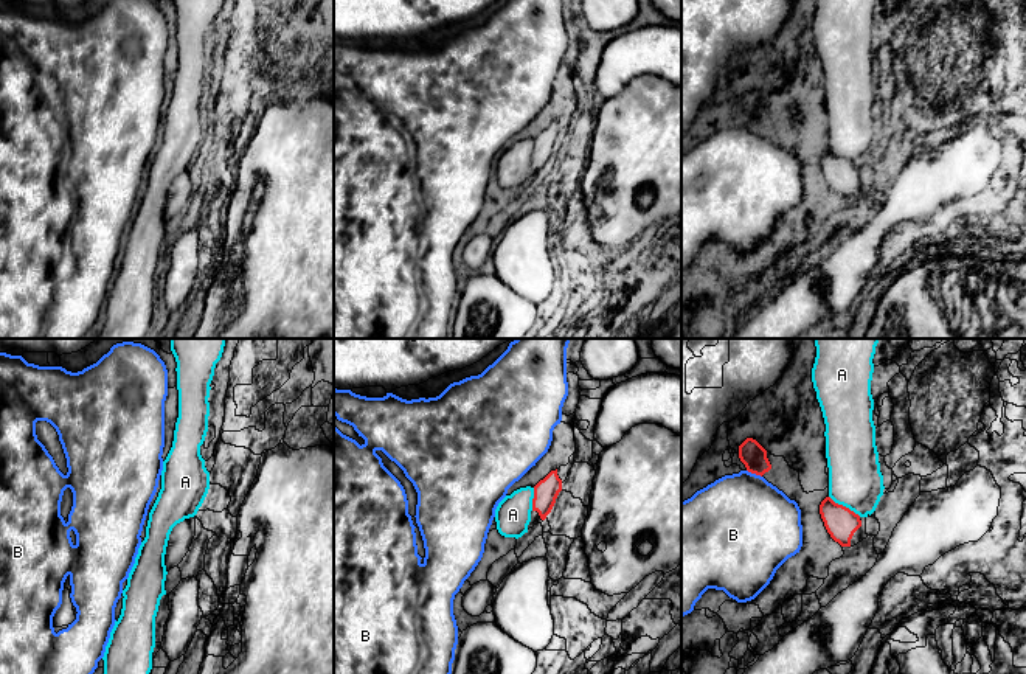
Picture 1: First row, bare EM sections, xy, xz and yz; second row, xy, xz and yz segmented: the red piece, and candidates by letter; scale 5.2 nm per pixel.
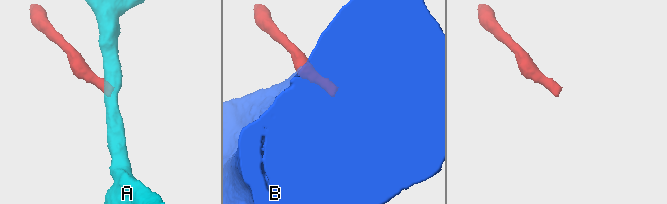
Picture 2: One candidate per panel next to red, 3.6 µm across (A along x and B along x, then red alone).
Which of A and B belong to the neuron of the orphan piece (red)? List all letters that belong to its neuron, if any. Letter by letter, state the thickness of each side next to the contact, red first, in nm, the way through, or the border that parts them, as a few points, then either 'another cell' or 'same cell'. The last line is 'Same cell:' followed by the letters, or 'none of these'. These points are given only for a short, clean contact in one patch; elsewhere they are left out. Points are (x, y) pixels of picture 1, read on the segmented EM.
A: calibres 160 and 280 nm; border yz (829, 496), (860, 516); another cell
B: calibres 140 and 480 nm; border yz (747, 469), (761, 477); another cell
Same cell: none of these

